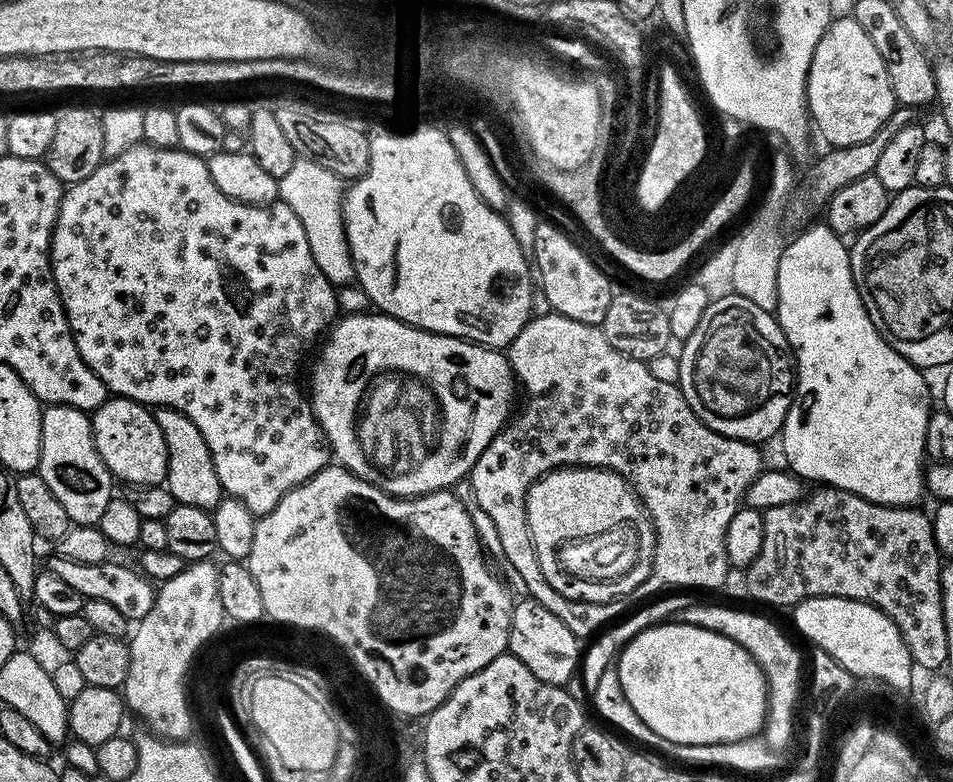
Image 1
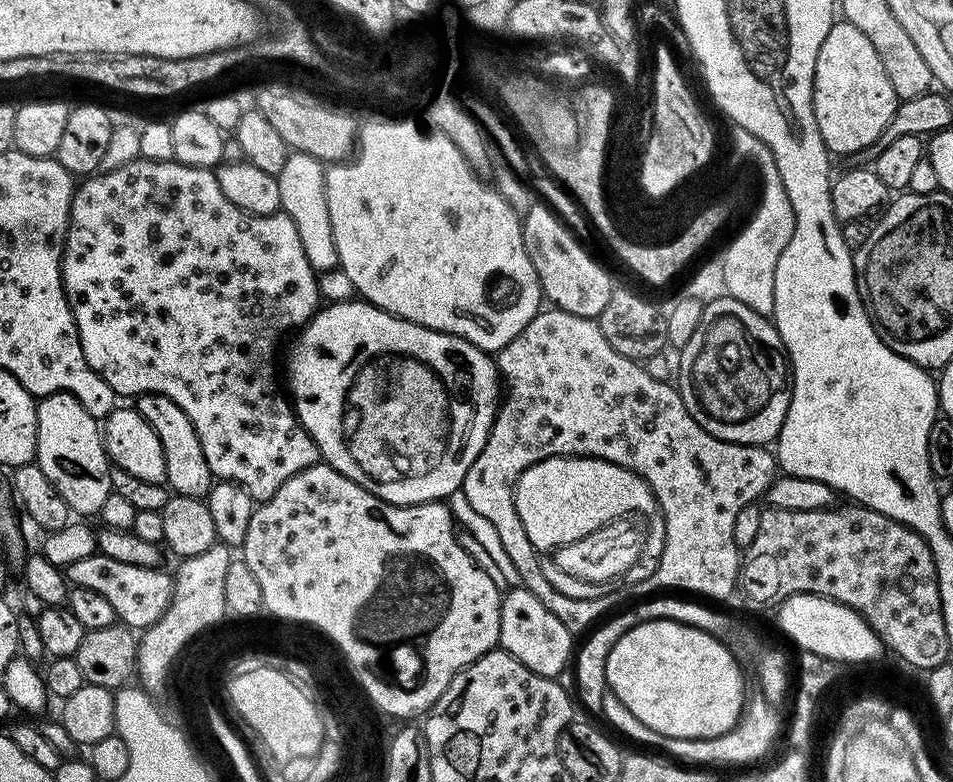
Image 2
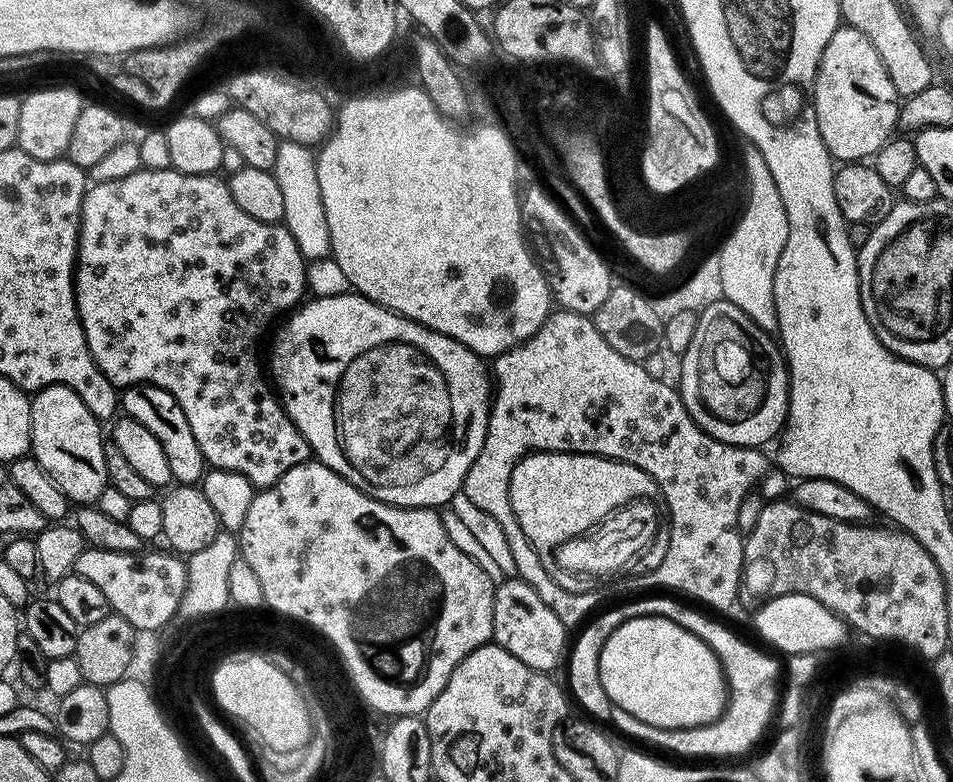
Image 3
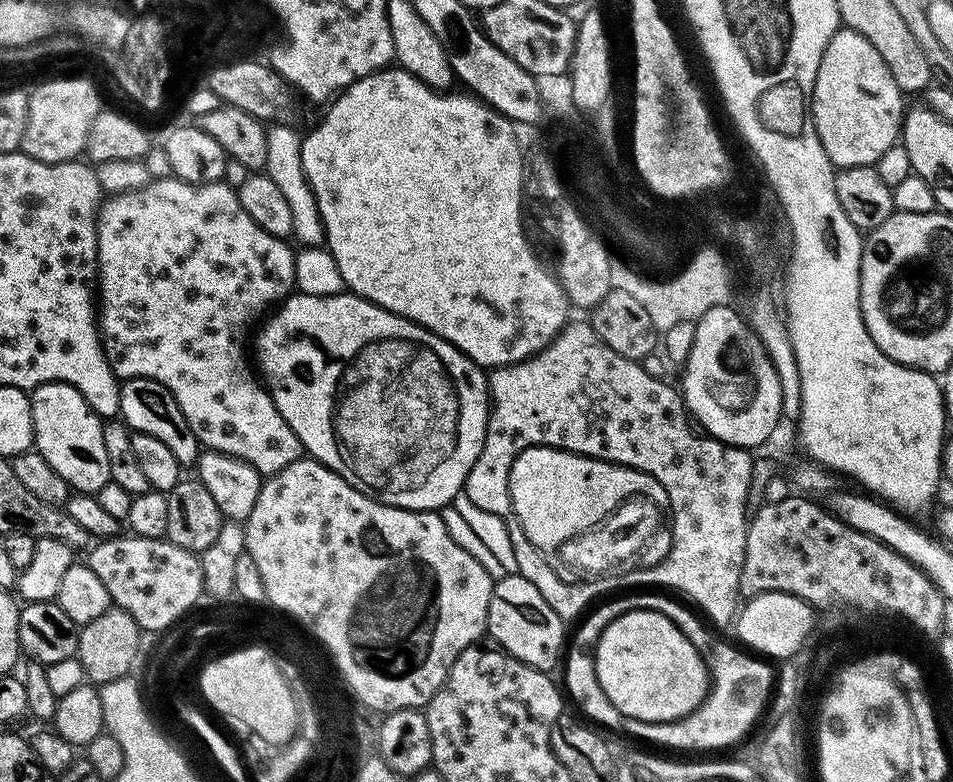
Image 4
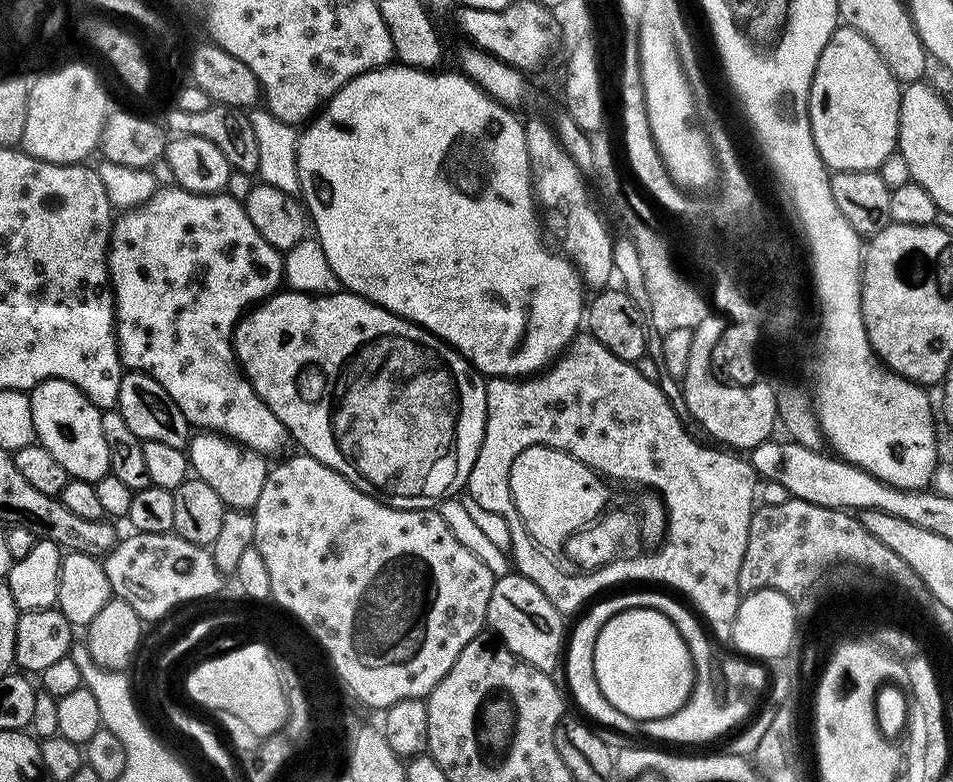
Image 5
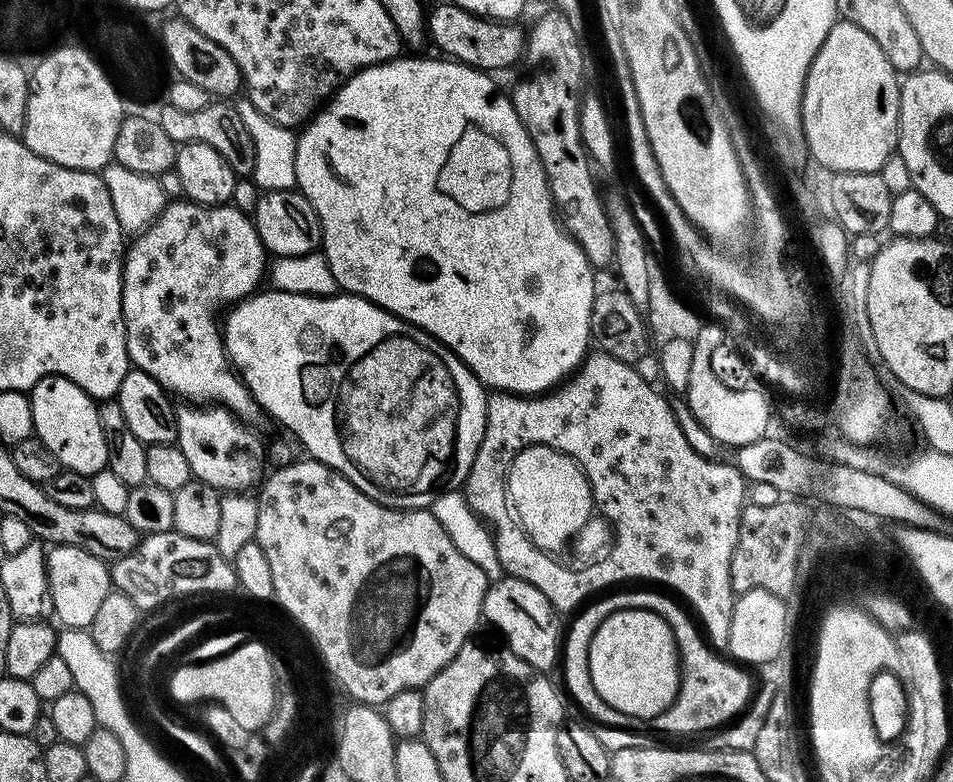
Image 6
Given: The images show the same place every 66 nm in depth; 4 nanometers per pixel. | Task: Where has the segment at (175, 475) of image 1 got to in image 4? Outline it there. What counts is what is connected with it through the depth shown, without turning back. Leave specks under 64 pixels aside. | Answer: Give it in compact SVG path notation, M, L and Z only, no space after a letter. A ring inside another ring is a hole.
M134 378L125 380L120 386L119 419L128 425L133 433L150 434L150 438L158 438L174 454L181 466L195 465L199 460L202 445L196 440L194 430L190 430L190 422L186 422L186 414L182 414L182 406L174 402L174 394L162 386L162 382L154 382L150 378Z

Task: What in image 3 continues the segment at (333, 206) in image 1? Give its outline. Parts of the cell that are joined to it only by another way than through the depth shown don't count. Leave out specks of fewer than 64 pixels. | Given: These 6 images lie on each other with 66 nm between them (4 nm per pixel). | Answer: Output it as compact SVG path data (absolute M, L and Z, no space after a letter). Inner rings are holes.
M280 140L278 158L272 167L272 176L282 189L286 210L283 225L288 233L298 242L298 250L305 261L321 260L330 255L330 226L326 226L326 210L322 206L322 194L318 190L318 170L313 149L307 144Z

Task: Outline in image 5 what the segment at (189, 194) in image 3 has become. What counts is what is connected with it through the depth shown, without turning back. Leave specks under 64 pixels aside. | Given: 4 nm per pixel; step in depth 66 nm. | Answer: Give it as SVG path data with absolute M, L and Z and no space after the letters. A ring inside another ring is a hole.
M179 186L160 188L145 204L121 211L115 217L112 225L112 243L108 249L108 277L112 280L112 296L116 300L116 345L120 348L120 363L125 369L144 372L150 378L154 378L154 382L158 382L162 390L166 390L166 394L170 394L170 398L178 402L178 410L186 414L193 429L219 432L220 435L237 440L239 444L259 452L265 458L272 458L275 452L283 450L284 443L289 443L290 440L286 426L274 414L274 410L270 410L270 406L262 402L262 398L245 376L236 359L236 348L232 344L232 338L236 335L236 325L244 319L249 309L281 291L284 284L284 258L277 248L266 242L266 238L262 238L262 234L258 234L241 201L227 194L192 193Z

